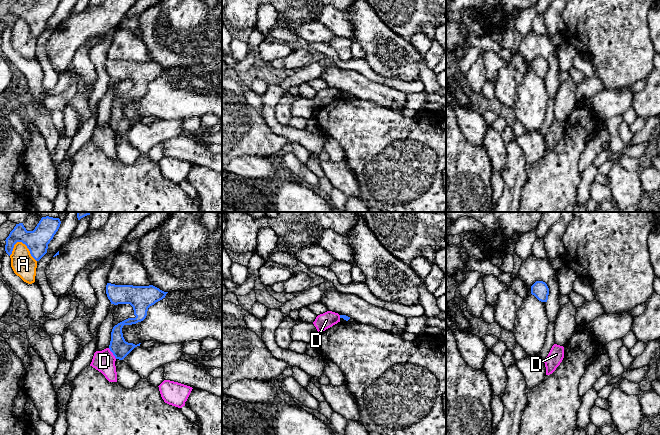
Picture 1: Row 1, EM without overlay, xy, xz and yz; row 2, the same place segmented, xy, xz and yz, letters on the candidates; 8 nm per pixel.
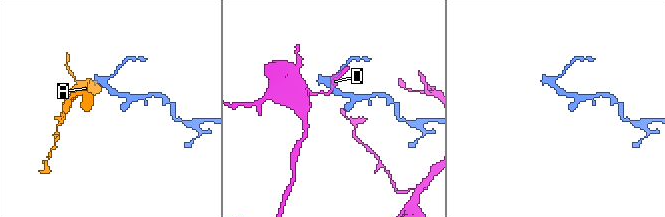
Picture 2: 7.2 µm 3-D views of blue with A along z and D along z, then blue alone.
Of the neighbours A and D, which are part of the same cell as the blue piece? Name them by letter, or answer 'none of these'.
none of these

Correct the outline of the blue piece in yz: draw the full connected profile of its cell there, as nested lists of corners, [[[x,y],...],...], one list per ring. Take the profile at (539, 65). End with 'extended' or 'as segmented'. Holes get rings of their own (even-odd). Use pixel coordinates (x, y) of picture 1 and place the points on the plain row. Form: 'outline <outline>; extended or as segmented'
outline [[[536,57],[531,62],[531,70],[534,71],[539,77],[547,78],[549,71],[549,64],[543,57]]]; as segmented

